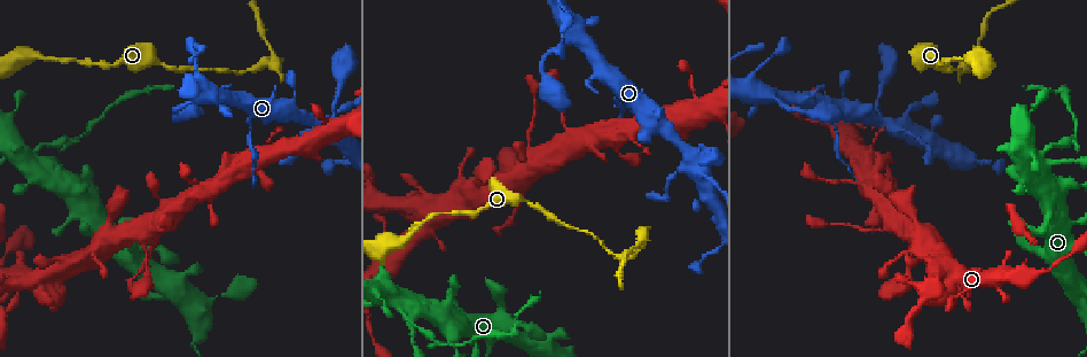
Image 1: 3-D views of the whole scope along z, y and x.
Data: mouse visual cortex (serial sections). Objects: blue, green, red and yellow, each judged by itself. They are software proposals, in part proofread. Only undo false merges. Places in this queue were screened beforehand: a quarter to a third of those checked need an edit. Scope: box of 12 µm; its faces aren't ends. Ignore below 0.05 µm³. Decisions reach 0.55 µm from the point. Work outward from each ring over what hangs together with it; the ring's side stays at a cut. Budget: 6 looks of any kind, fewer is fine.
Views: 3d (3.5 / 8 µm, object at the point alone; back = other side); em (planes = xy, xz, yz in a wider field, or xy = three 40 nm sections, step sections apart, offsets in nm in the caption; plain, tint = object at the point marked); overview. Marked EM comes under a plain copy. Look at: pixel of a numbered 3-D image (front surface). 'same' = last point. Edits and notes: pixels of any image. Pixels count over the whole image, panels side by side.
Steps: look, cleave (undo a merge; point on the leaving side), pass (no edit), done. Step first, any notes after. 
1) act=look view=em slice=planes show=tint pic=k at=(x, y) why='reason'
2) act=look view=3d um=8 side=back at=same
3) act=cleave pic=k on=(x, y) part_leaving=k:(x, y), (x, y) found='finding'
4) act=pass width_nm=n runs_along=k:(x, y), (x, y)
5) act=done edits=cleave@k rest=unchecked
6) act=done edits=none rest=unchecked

act=look view=3d um=3.5 pic=1 at=(690, 156) why='looks like a crossing'

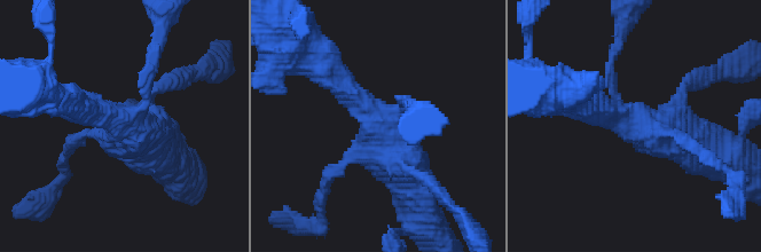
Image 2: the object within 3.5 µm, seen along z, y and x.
act=look view=em slice=xy step=1 show=tint pic=2 at=(374, 119) arms=4 arm_widths_nm=150,150,400,600 why='now the EM'

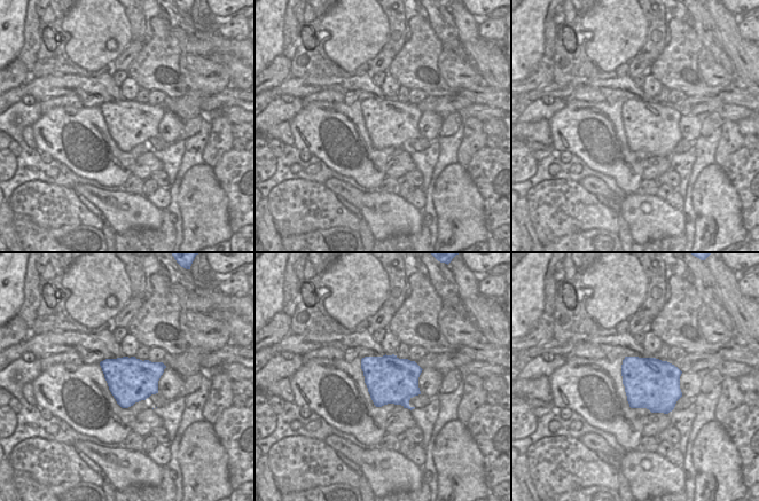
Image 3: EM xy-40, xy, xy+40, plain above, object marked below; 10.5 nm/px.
act=pass runs_along=2:(320, 68), (373, 115), (405, 179) found='one cell here'

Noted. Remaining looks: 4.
act=look view=3d um=8 side=back pic=1 at=(1056, 143) why='narrows sharply'

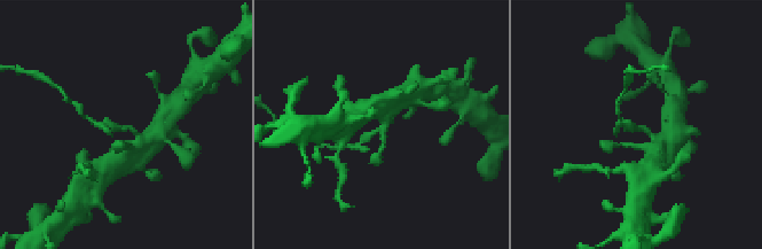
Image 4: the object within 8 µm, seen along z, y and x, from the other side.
act=look view=em slice=xy step=2 show=tint pic=4 at=(381, 126) arm_widths_nm=200,300 why='shape alone is not enough'

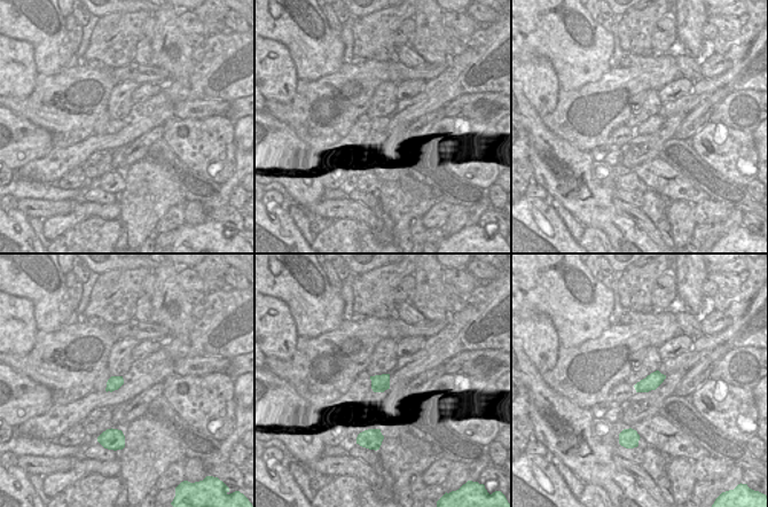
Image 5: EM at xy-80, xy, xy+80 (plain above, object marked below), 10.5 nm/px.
act=cleave pic=4 on=(114, 127) part_leaving=4:(127, 126), (117, 129), (89, 121) found='a second cell is stuck on'

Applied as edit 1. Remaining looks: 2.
act=done edits=cleave@4 rest=unchecked

